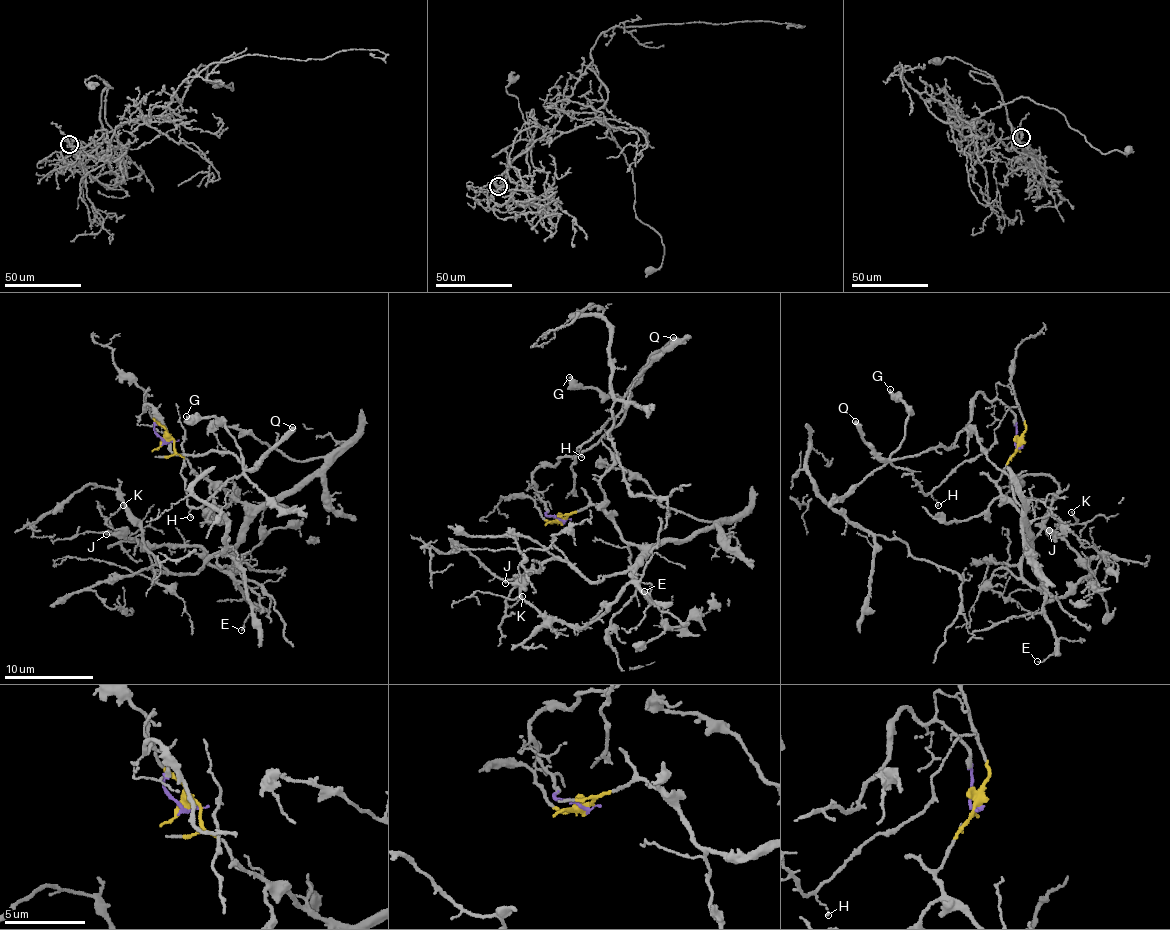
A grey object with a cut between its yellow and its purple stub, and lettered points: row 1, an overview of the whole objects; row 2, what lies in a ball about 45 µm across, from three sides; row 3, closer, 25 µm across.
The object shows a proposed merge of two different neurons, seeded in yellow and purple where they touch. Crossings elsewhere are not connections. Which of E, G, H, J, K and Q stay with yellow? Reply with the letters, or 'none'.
E, J, K

